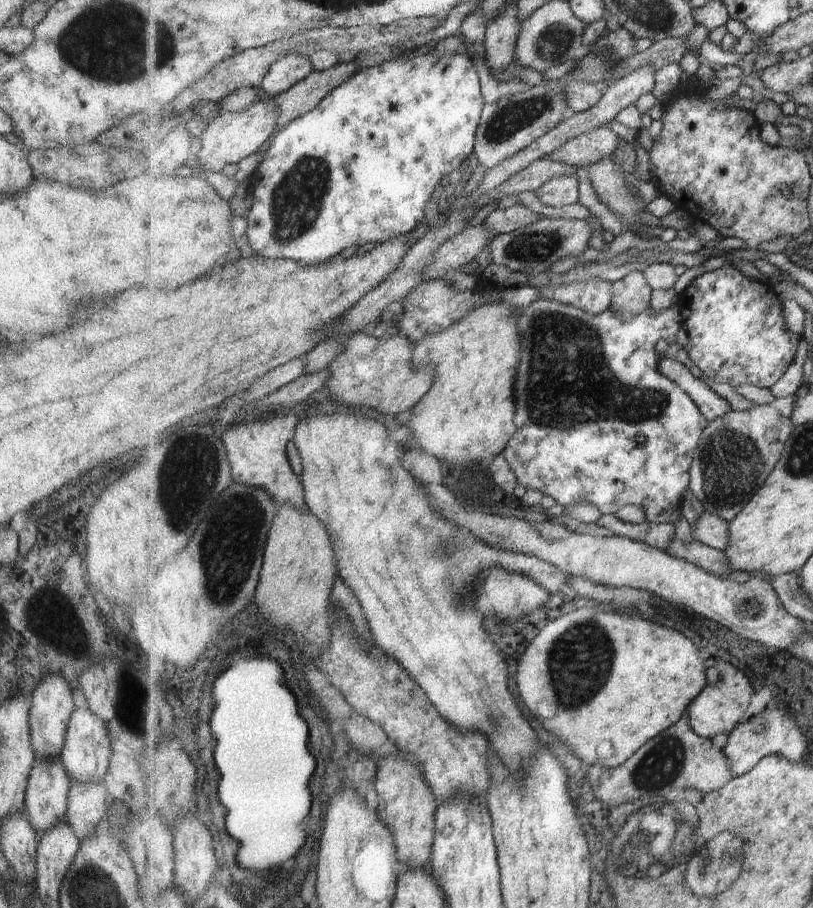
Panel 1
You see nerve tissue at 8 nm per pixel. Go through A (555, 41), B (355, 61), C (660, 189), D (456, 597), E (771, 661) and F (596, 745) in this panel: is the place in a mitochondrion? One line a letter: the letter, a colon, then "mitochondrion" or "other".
A: mitochondrion
B: other
C: other
D: mitochondrion
E: other
F: other

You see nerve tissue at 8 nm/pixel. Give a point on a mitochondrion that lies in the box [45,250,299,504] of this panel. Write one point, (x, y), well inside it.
(167, 492)

